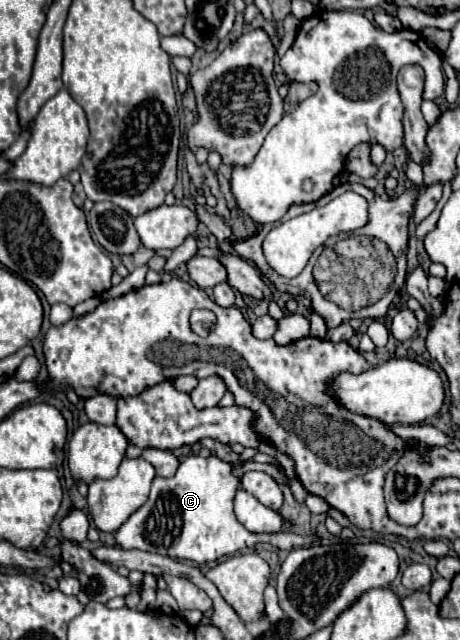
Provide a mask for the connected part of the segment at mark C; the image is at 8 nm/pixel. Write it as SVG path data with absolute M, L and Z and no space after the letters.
M209 455L187 457L177 473L169 479L155 477L151 495L143 507L139 507L127 523L115 533L117 543L123 549L141 549L149 553L167 555L173 559L187 559L195 563L209 563L219 557L231 555L239 549L253 547L257 543L271 543L279 549L295 549L311 545L315 536L301 537L297 533L251 533L247 531L233 513L233 497L239 489L239 477L233 475L233 465Z

